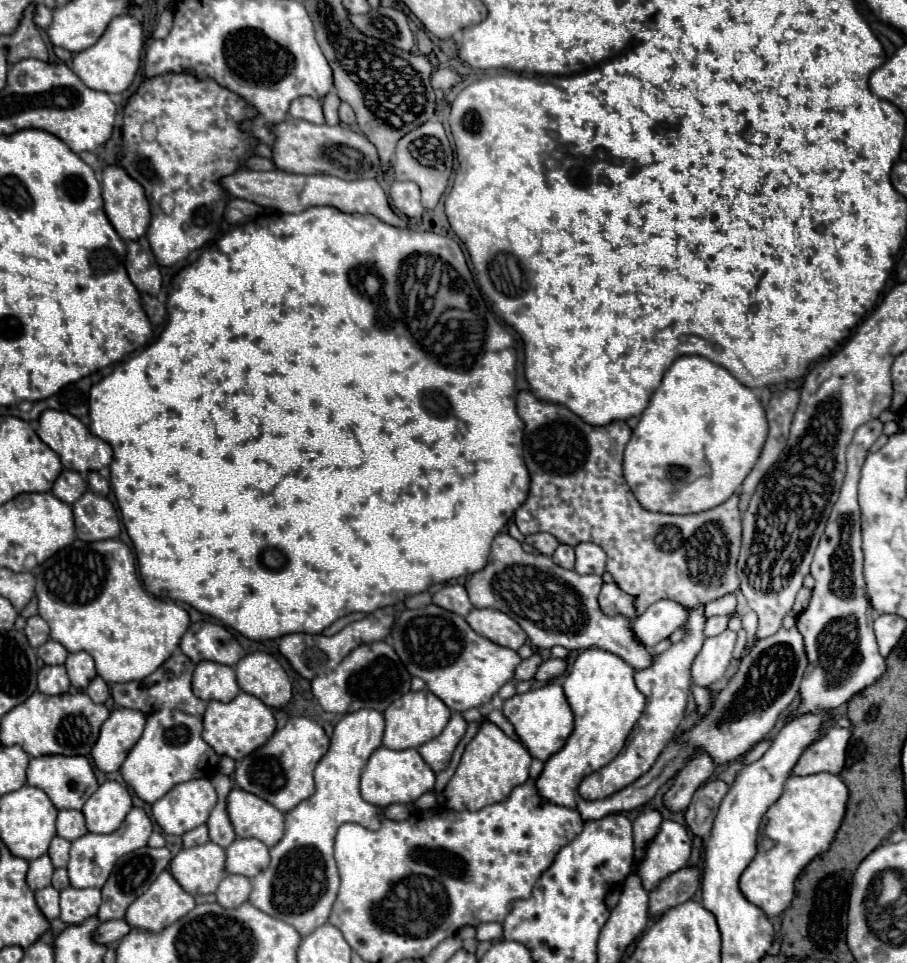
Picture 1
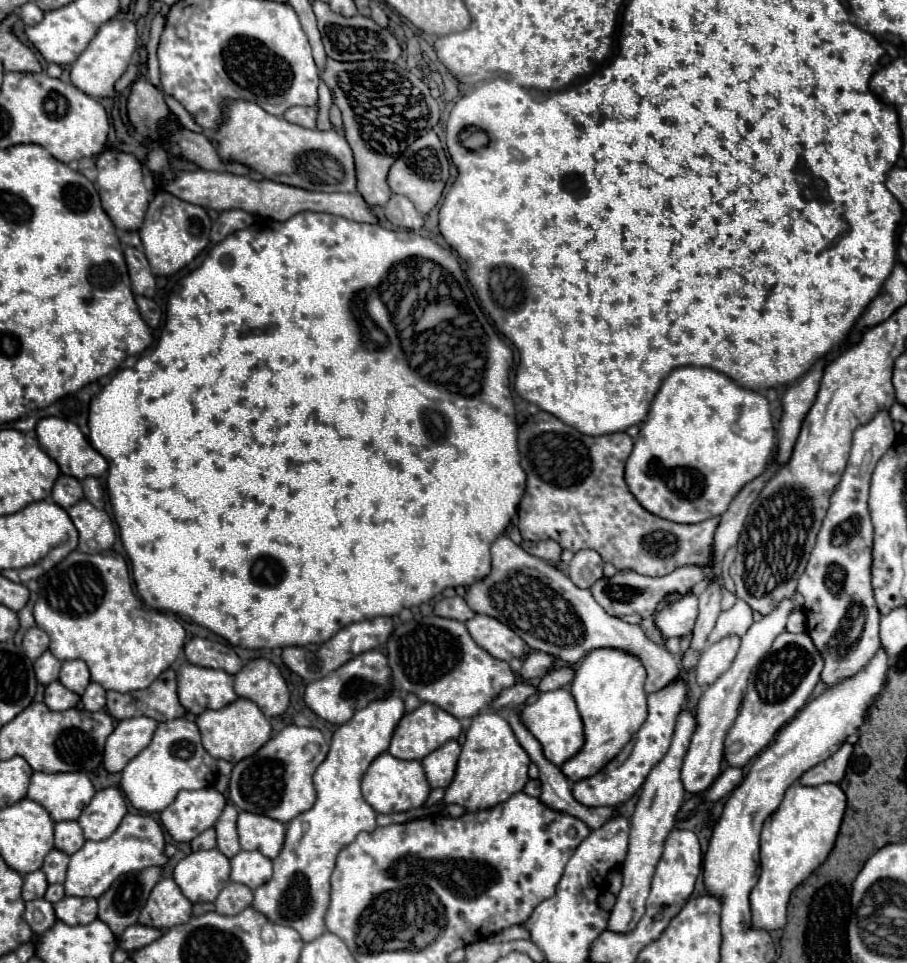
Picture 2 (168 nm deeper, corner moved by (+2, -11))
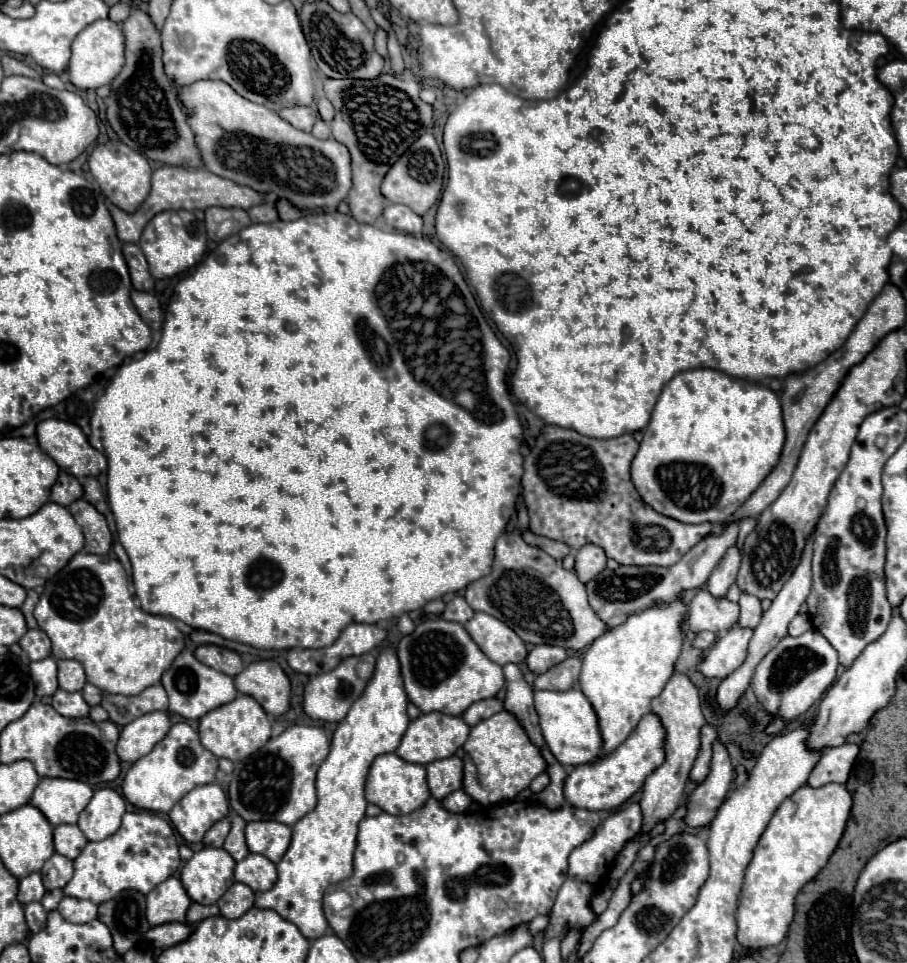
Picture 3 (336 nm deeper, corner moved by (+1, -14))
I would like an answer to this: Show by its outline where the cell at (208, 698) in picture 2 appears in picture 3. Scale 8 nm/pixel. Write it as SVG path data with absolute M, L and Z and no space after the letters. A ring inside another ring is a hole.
M183 650L175 658L171 668L163 674L161 684L165 686L167 696L169 696L169 710L183 716L183 718L187 718L187 720L199 720L203 714L231 702L237 696L233 678L223 674L223 672L217 672L217 670L205 666L205 664L201 664L193 656L191 650Z

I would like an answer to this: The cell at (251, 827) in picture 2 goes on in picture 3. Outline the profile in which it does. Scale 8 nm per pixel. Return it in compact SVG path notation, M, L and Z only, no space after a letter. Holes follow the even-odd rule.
M275 820L249 822L245 838L251 852L263 854L277 864L291 844L291 828Z

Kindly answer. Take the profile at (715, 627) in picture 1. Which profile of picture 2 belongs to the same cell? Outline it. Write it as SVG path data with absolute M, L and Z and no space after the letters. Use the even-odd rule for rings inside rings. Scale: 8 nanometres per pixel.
M738 599L732 609L720 613L708 641L716 643L718 639L724 639L726 635L742 637L750 629L750 625L752 625L752 609L742 599Z

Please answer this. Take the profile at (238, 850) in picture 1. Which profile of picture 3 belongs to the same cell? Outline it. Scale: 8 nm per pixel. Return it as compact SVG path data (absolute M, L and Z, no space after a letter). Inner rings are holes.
M249 854L235 866L235 880L247 884L253 892L269 890L277 880L275 864L261 856L261 854Z

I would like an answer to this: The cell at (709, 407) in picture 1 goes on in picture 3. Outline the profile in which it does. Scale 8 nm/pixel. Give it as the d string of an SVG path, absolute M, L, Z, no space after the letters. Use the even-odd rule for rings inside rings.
M695 368L679 372L663 388L651 422L643 432L639 452L631 464L631 478L641 498L659 514L687 524L725 522L759 488L777 466L785 444L785 428L777 394L759 384L731 378L719 370Z

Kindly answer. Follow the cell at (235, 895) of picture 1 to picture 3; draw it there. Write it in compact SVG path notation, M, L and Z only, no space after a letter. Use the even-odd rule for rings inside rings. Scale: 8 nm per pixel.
M235 882L223 894L223 898L217 902L217 906L221 910L221 916L225 916L225 918L239 918L253 906L253 900L255 900L253 890L249 886L245 886L245 884L241 884L241 882Z

